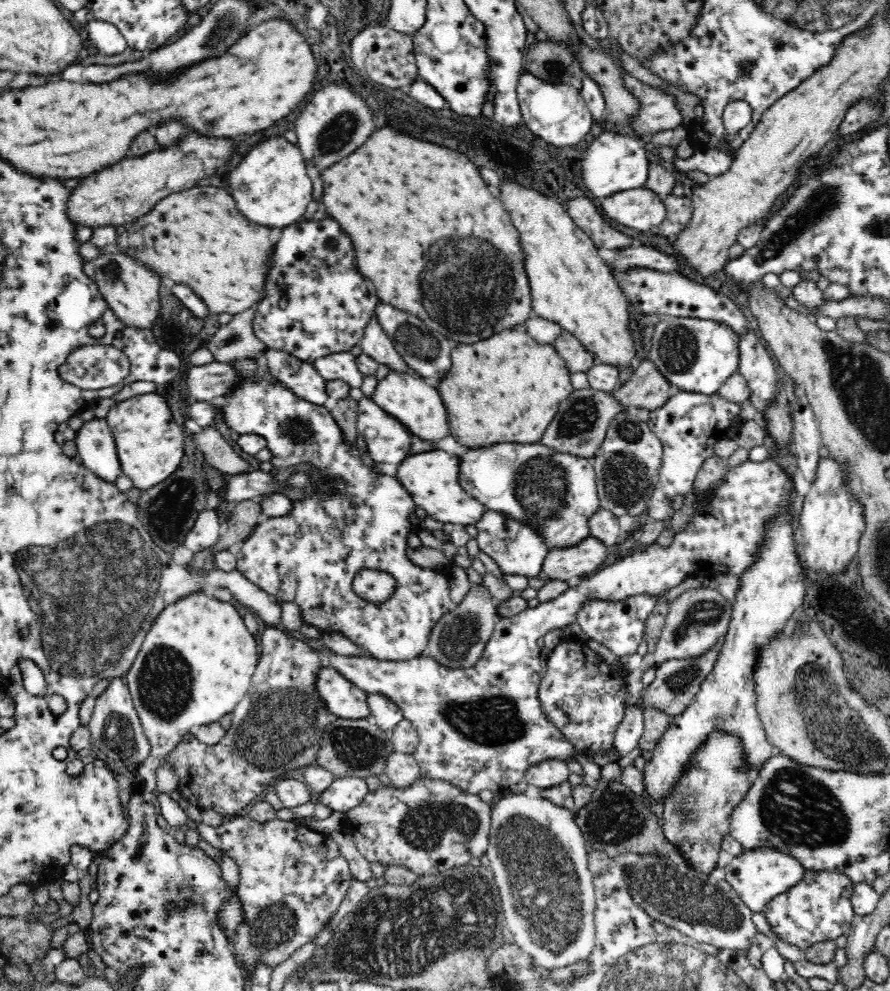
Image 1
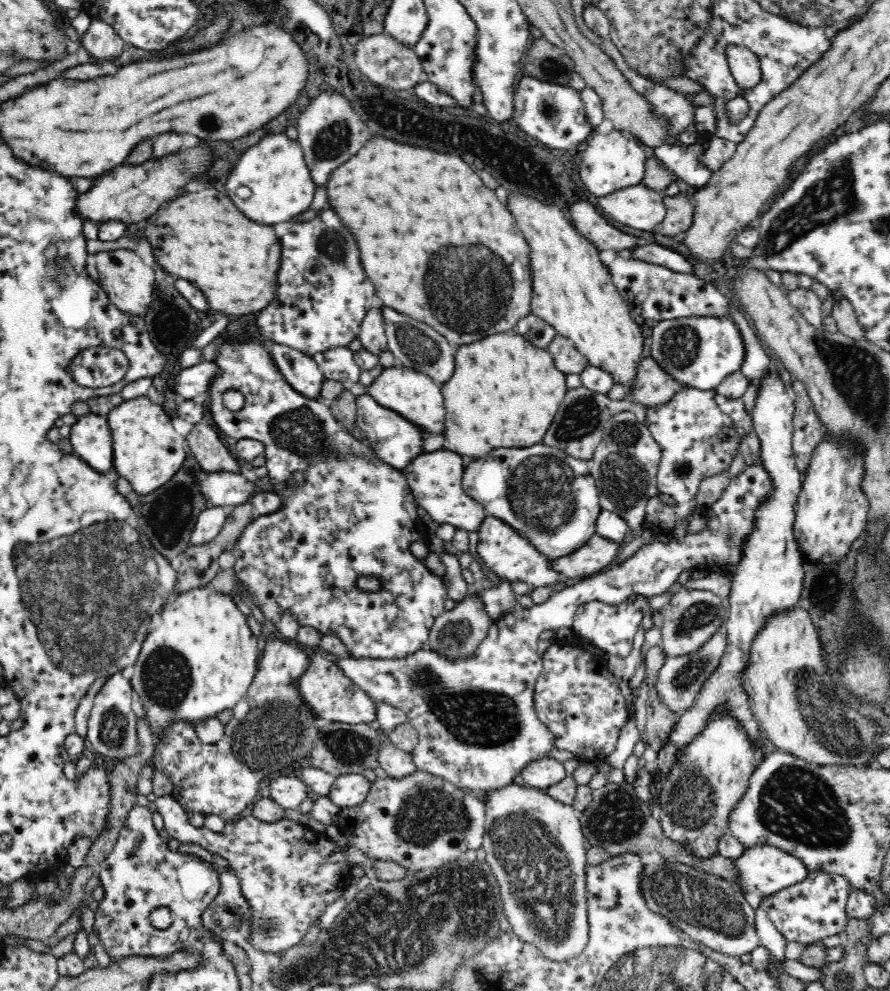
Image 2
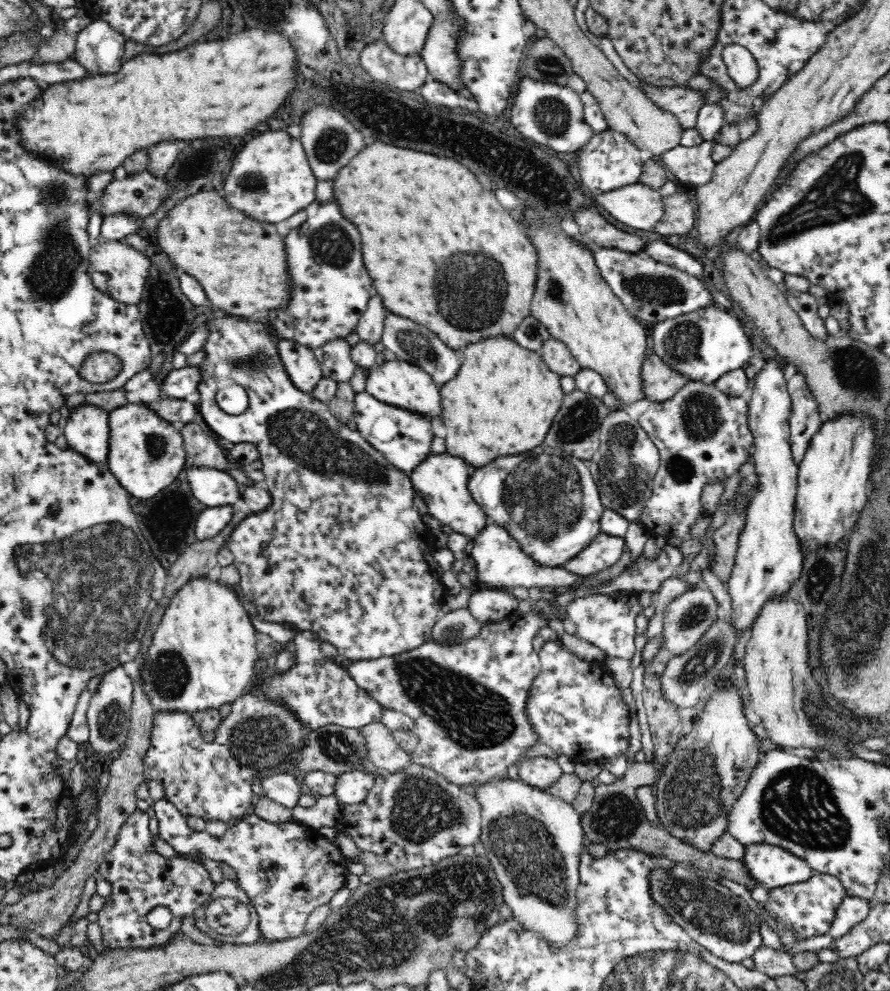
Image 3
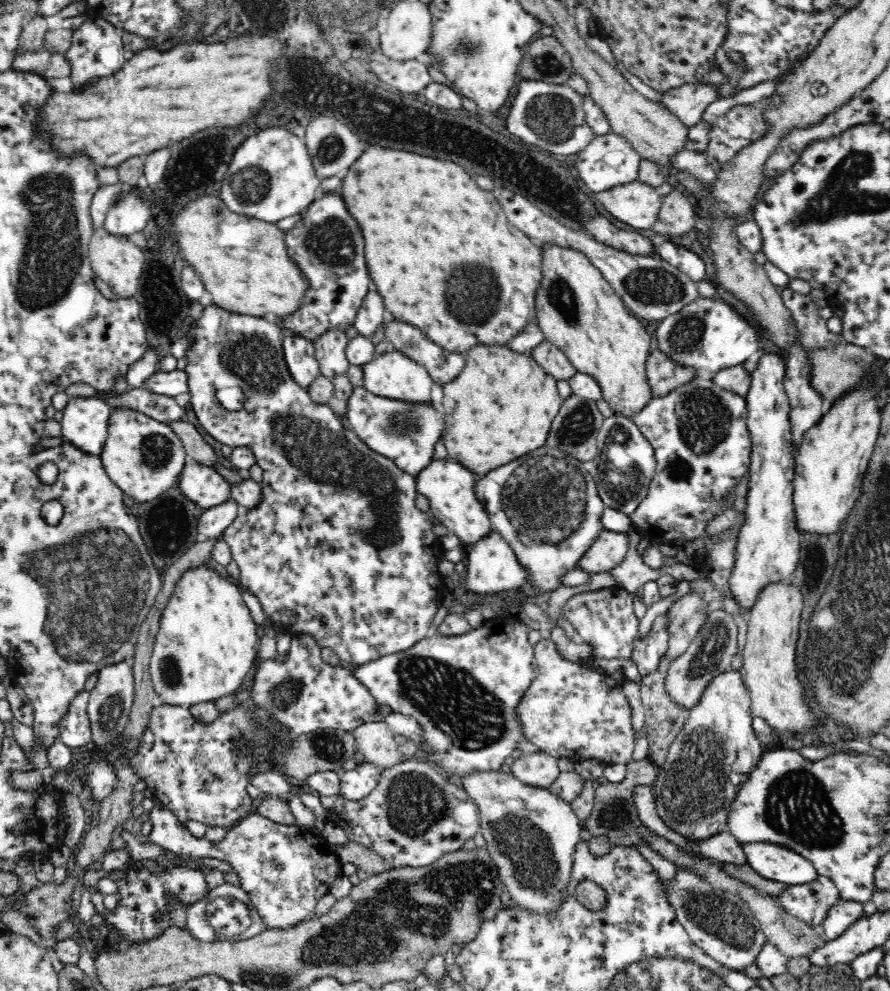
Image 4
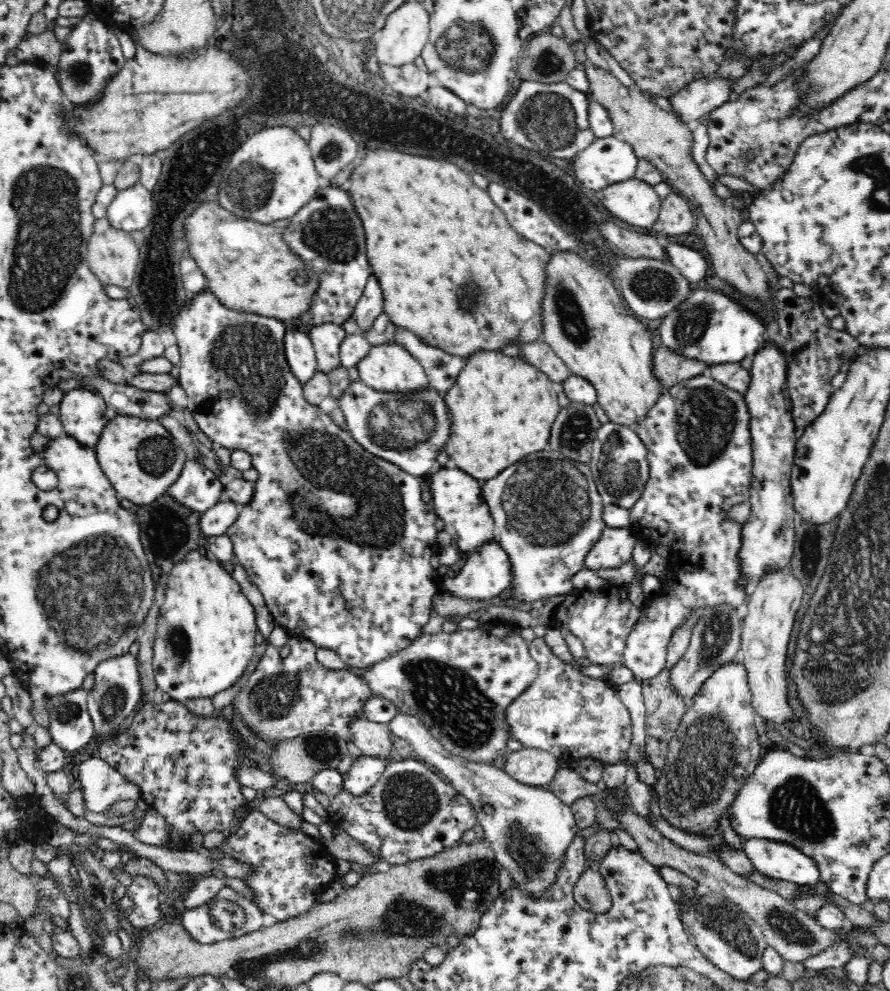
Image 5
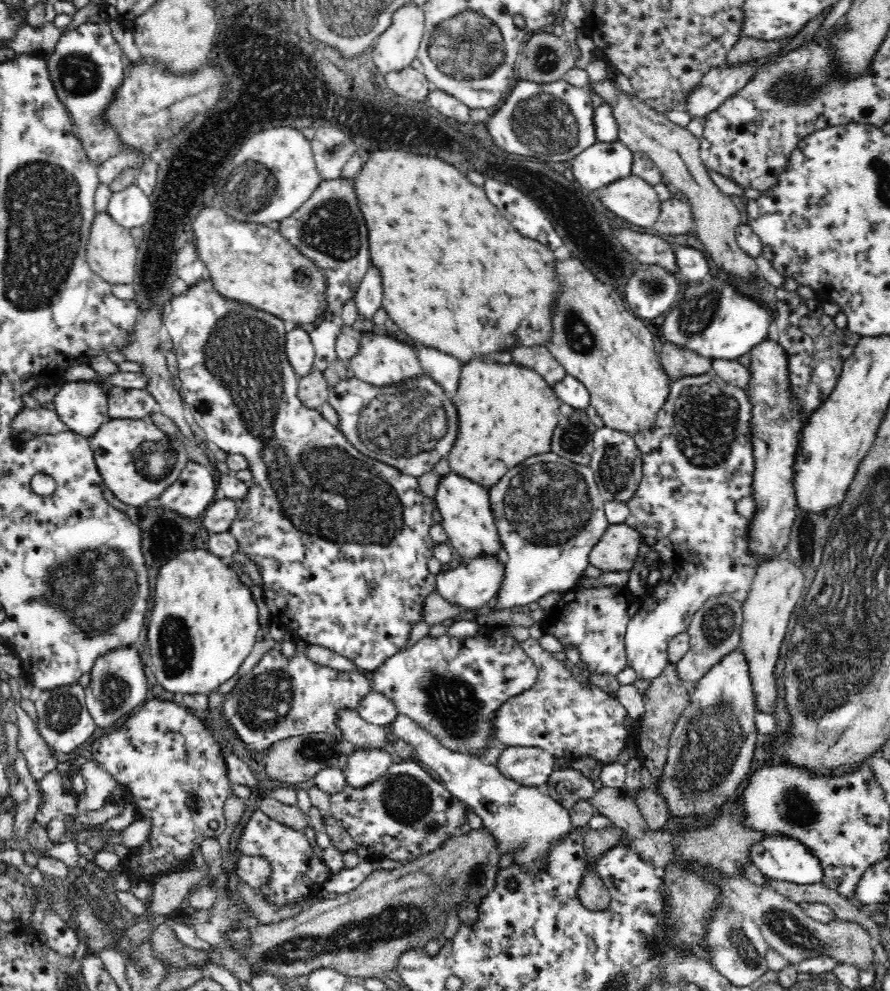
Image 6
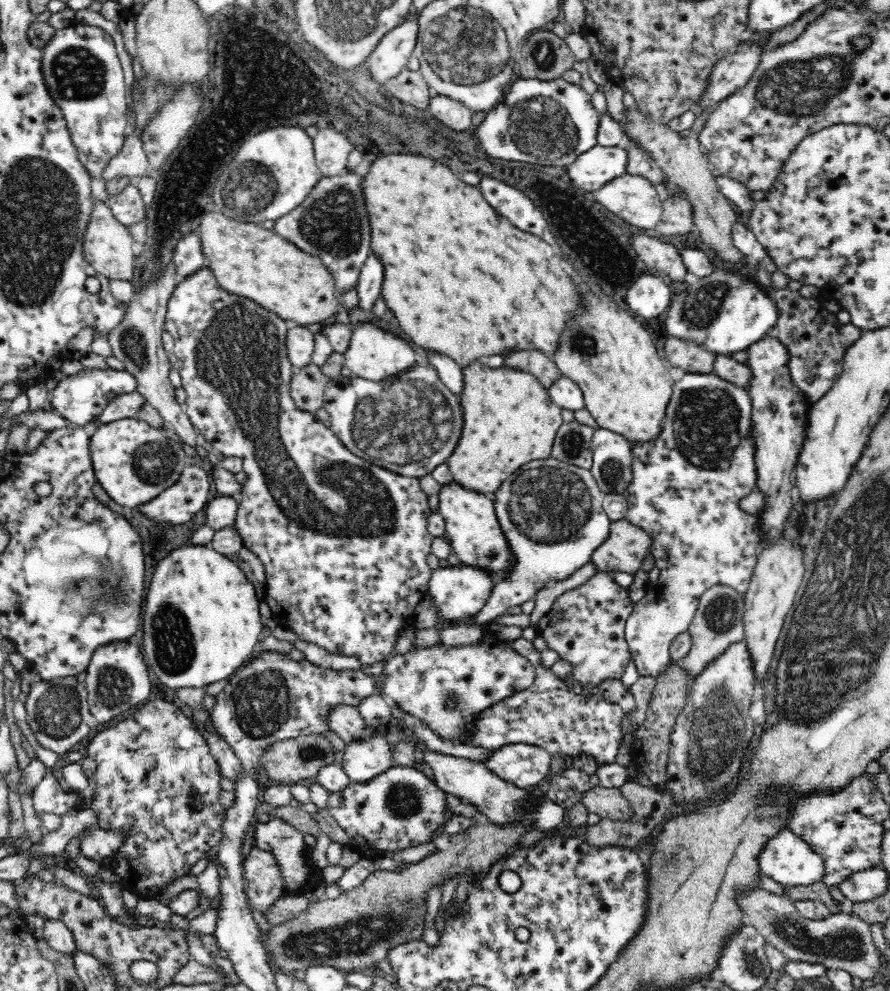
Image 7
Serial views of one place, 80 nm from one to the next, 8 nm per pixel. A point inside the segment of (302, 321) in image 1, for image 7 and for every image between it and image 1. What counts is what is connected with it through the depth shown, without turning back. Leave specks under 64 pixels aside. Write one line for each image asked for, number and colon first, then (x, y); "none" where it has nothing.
2: (324, 293)
3: (333, 288)
4: (326, 242)
5: (331, 242)
6: (329, 228)
7: (331, 223)

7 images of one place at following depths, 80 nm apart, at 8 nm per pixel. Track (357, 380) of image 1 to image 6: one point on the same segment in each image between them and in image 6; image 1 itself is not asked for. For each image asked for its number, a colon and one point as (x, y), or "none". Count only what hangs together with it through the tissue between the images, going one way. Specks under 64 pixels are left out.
2: (337, 363)
3: (334, 358)
4: (329, 347)
5: (326, 338)
6: (323, 334)

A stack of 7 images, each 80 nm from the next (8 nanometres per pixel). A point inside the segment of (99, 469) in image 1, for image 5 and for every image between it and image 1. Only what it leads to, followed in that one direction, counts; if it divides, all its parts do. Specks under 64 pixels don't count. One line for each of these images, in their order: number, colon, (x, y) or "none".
2: (90, 436)
3: (87, 431)
4: (84, 423)
5: (83, 412)

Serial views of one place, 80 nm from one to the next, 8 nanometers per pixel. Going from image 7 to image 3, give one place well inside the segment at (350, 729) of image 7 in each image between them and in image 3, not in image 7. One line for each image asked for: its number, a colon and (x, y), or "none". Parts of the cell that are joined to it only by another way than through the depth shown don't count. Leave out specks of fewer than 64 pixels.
3: (384, 752)
4: (376, 742)
5: (373, 739)
6: (352, 727)

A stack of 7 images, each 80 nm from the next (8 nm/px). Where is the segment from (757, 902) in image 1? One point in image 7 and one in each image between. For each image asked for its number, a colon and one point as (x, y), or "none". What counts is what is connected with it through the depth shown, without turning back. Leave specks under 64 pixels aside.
2: (763, 869)
3: (772, 866)
4: (774, 862)
5: (778, 860)
6: (780, 858)
7: (788, 859)

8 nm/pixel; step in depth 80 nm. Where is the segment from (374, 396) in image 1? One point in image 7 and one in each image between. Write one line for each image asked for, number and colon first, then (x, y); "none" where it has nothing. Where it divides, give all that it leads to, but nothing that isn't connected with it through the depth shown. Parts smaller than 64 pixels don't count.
2: (414, 395)
3: (397, 382)
4: (391, 373)
5: (390, 367)
6: (380, 360)
7: (374, 352)

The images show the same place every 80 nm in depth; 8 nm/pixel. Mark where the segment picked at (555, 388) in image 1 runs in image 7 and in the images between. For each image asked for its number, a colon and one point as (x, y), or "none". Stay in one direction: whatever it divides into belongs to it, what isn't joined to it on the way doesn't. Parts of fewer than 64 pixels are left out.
2: (505, 392)
3: (503, 401)
4: (501, 406)
5: (502, 409)
6: (507, 413)
7: (509, 419)

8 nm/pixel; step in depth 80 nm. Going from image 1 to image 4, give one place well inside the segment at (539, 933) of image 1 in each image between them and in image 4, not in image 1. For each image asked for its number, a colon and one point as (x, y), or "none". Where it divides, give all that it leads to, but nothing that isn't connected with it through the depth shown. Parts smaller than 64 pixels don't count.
2: (534, 843)
3: (533, 839)
4: (531, 834)

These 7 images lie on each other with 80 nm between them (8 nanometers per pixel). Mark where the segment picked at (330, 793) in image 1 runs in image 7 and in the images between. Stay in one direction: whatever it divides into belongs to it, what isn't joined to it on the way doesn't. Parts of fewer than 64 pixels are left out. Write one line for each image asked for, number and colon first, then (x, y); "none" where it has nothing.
2: (350, 789)
3: (352, 787)
4: (356, 784)
5: (366, 770)
6: (364, 766)
7: (363, 759)

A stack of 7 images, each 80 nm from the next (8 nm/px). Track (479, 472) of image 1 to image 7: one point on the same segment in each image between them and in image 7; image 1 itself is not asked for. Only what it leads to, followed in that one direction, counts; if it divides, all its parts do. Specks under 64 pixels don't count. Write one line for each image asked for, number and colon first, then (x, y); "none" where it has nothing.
2: (550, 497)
3: (546, 499)
4: (550, 514)
5: (547, 522)
6: (548, 522)
7: (552, 514)

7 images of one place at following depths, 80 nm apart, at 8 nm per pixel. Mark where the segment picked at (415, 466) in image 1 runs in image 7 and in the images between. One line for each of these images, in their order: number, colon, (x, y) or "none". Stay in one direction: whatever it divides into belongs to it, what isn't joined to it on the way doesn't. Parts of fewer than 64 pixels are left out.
2: (435, 478)
3: (441, 480)
4: (450, 487)
5: (457, 499)
6: (467, 517)
7: (473, 530)

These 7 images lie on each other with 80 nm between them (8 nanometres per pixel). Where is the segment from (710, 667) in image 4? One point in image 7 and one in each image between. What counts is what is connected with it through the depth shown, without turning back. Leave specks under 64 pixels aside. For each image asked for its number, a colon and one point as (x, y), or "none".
5: (716, 635)
6: (715, 629)
7: (718, 622)

